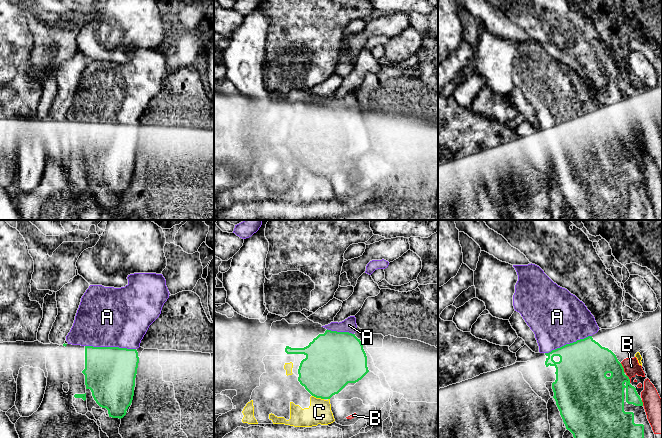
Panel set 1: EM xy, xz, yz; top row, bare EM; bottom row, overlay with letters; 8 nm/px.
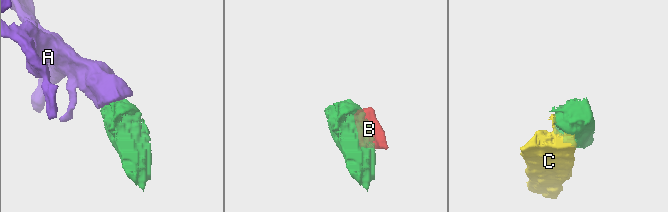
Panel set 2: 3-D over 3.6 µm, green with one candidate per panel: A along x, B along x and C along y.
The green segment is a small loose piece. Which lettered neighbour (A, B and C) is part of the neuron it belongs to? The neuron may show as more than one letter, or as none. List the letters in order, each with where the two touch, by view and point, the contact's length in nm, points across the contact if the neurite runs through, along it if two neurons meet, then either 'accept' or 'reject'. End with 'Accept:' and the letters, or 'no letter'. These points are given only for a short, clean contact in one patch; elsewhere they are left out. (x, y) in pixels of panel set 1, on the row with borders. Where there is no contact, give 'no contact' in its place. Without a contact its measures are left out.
A: xy (110, 347) | 400 nm | accept
B: yz (623, 368) | 90 nm | reject
C: xz (318, 397) | 100 nm | reject
Accept: A

